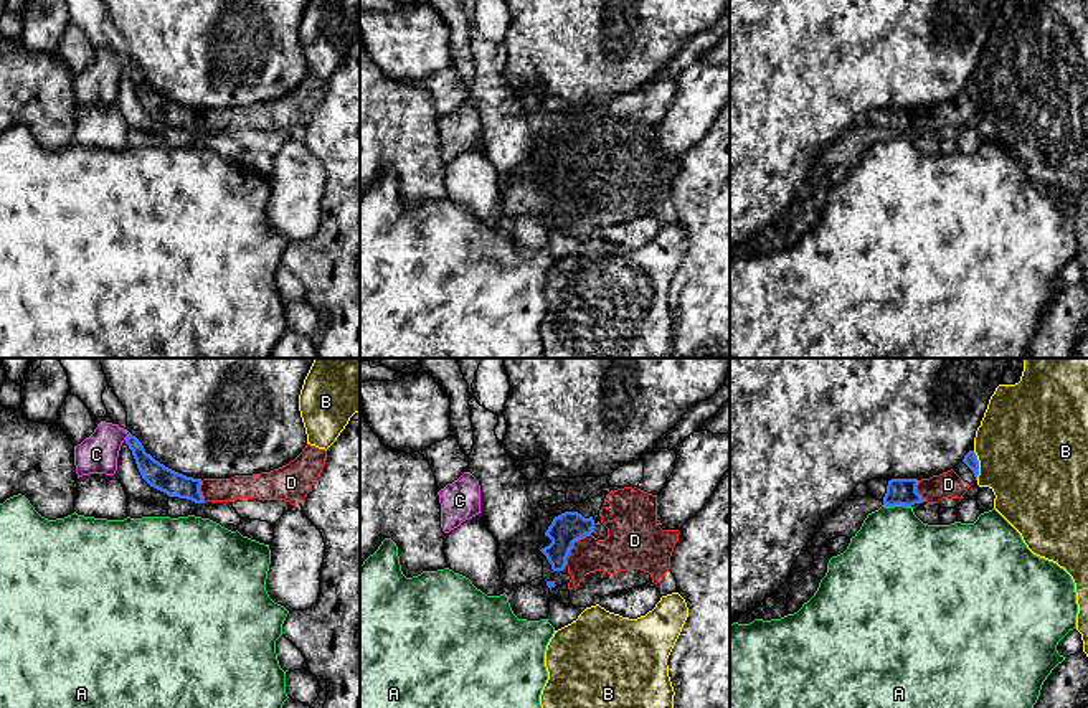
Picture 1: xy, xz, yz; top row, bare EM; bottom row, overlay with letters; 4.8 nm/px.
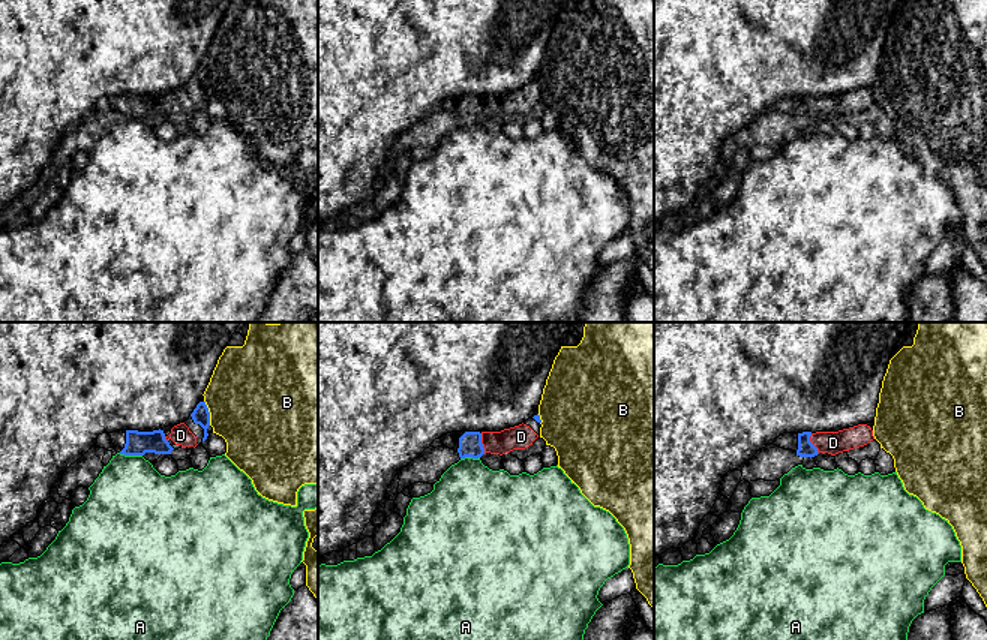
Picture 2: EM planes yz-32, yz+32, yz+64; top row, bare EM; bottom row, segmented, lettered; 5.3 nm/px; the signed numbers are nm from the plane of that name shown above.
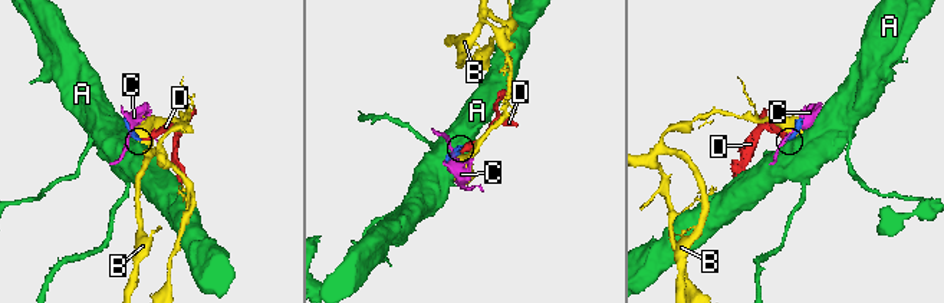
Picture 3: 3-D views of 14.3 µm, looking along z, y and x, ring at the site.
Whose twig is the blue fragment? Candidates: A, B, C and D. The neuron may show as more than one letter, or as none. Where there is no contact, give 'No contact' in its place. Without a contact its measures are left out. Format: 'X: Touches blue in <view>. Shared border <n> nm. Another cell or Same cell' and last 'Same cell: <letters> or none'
A: Touches blue in yz. Shared border 140 nm. Another cell
B: Touches blue in yz. Shared border 150 nm. Another cell
C: Touches blue in xy. Shared border 50 nm. Another cell
D: Touches blue in xz. Shared border 200 nm. Same cell
Same cell: D

